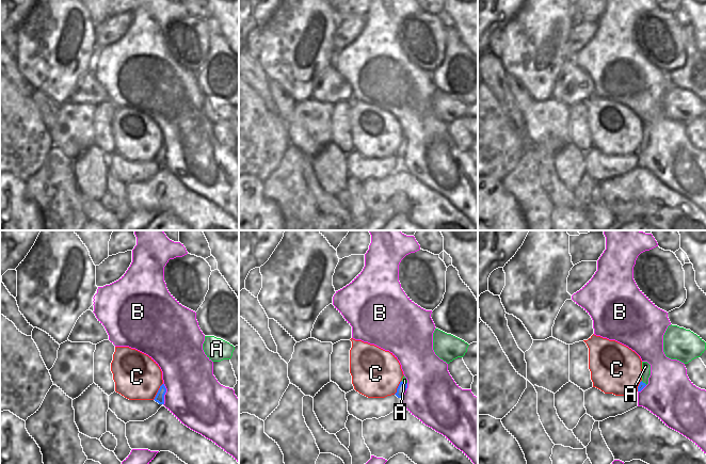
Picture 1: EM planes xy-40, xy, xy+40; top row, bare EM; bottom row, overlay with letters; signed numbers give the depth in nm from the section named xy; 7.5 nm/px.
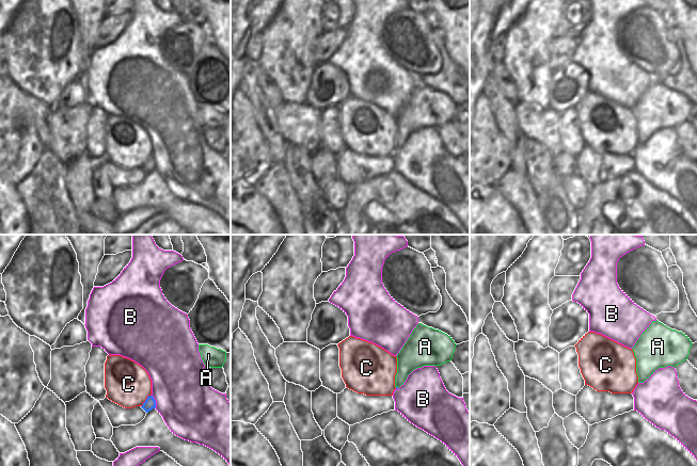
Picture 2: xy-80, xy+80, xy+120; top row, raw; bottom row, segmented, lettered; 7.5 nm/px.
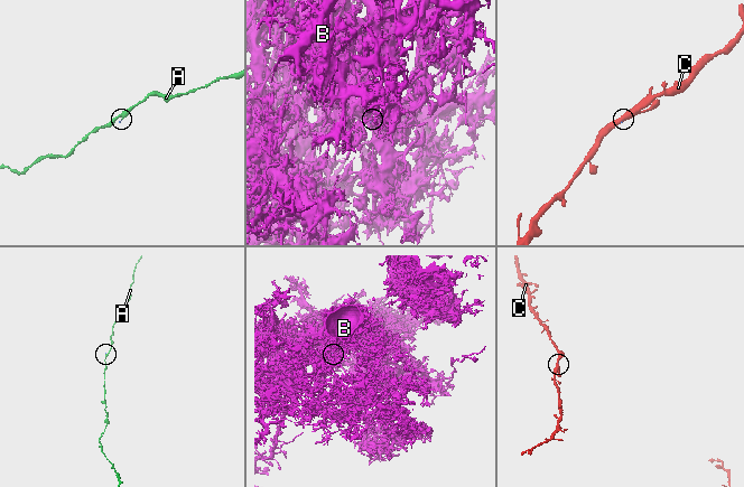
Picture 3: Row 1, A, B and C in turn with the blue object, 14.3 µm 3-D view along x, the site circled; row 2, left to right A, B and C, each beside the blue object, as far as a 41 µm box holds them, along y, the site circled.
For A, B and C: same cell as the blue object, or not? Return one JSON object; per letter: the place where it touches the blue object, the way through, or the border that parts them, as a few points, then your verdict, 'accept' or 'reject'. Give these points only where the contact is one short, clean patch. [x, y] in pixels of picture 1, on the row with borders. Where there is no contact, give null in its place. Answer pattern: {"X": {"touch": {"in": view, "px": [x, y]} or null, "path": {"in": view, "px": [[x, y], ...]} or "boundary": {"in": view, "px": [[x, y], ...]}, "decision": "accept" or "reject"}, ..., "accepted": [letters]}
{"A": {"touch": {"in": "xy", "px": [403, 382]}, "decision": "accept"}, "B": {"touch": {"in": "xy-40", "px": [164, 394]}, "boundary": {"in": "xy-40", "px": [[163, 383], [165, 388], [163, 404]]}, "decision": "reject"}, "C": {"touch": {"in": "xy-40", "px": [158, 392]}, "boundary": {"in": "xy-40", "px": [[162, 383], [153, 399]]}, "decision": "reject"}, "accepted": ["A"]}

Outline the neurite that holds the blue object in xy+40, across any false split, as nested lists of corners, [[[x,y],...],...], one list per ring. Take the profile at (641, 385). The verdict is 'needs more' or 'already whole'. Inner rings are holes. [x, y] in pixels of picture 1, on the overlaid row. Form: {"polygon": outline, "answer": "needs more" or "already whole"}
{"polygon": [[[642,362],[642,381],[638,386],[638,391],[641,391],[647,384],[651,375],[651,365],[647,362]]], "answer": "needs more"}

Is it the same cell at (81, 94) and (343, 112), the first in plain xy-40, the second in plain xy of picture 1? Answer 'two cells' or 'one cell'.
two cells

